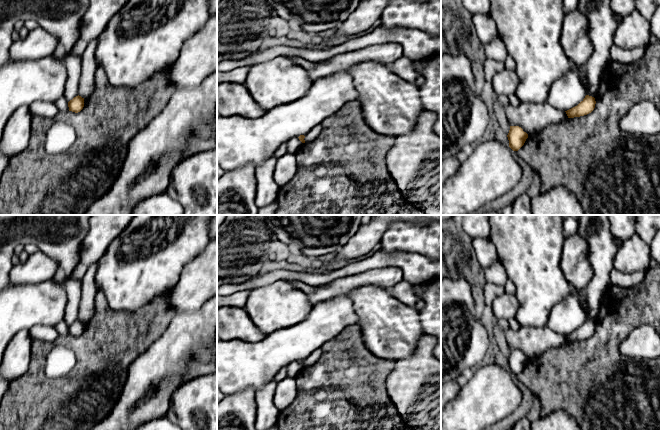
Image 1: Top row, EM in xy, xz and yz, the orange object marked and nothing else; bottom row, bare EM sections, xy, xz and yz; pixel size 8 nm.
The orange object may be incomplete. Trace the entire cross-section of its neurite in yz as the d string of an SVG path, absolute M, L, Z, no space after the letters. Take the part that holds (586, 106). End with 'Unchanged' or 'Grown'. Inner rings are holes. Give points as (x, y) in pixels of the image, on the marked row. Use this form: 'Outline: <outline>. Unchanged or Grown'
Outline: M586 95L585 98L575 107L565 111L568 118L580 117L591 113L595 108L595 98Z. Unchanged

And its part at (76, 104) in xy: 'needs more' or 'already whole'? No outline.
already whole

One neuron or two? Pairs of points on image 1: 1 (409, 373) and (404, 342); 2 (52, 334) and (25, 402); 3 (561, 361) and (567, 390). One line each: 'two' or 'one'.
1: two
2: two
3: one

